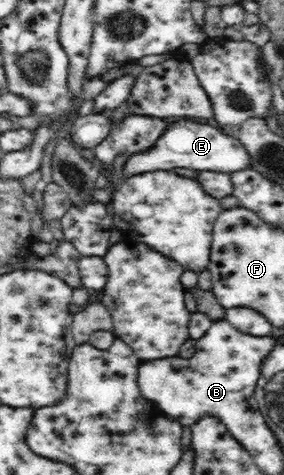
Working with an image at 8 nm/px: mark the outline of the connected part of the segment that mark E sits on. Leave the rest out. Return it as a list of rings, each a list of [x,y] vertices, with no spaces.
[[[178,120],[168,125],[151,149],[129,156],[123,167],[123,173],[128,178],[135,174],[155,170],[185,167],[185,169],[194,169],[196,172],[215,171],[229,174],[247,169],[249,165],[251,165],[251,156],[235,135],[225,134],[223,130],[209,124]]]

